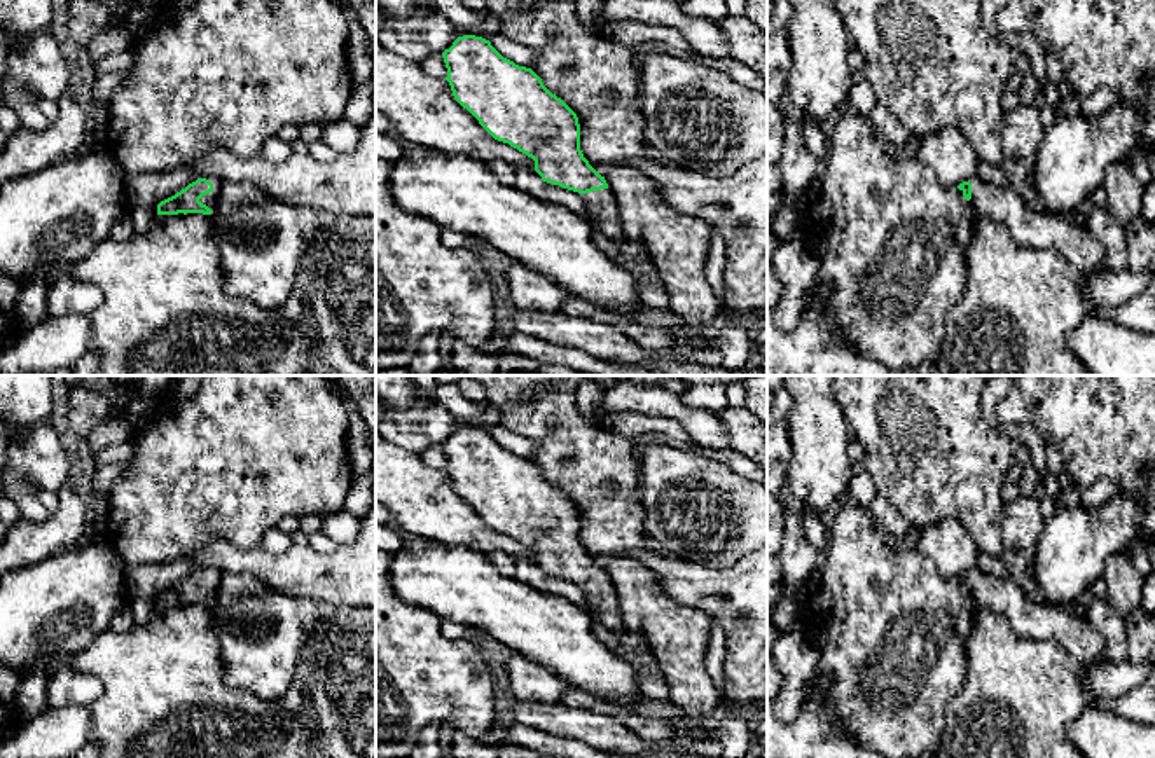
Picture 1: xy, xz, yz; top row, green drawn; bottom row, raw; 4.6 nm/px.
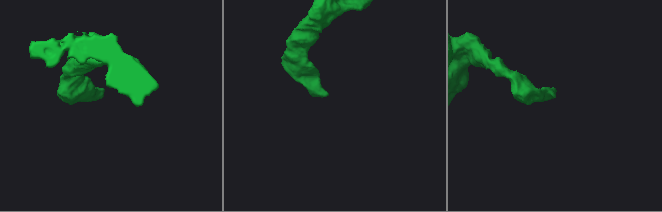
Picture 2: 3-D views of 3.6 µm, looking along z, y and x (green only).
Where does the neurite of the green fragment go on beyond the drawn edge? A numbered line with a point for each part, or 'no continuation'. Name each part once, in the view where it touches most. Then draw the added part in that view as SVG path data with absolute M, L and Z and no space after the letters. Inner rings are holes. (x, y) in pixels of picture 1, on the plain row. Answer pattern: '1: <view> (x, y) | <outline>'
1: xy (208, 591) | M213 569L213 571L210 571L210 573L213 575L213 582L211 582L210 585L203 587L199 592L201 592L203 596L206 596L206 597L213 603L215 592L217 592L217 589L218 589L218 580L220 580L220 576L222 576L222 571Z

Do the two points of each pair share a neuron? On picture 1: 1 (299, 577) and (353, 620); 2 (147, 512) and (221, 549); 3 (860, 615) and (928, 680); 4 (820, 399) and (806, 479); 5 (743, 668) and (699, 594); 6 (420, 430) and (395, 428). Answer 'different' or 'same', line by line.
1: different
2: different
3: same
4: same
5: same
6: same

